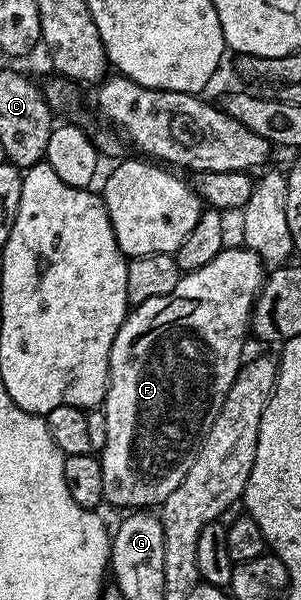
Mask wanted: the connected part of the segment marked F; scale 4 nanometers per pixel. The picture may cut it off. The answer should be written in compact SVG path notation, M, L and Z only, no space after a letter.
M223 248L216 256L216 260L208 260L208 264L204 264L204 268L196 268L183 273L176 288L172 288L172 292L168 292L168 296L152 296L152 300L144 300L144 304L133 307L127 313L120 332L116 332L116 340L112 340L110 379L106 385L104 403L108 420L108 440L104 440L104 448L100 451L102 471L104 472L104 499L107 503L111 502L114 506L130 506L126 508L161 507L162 501L168 496L172 496L172 492L176 492L180 480L184 480L184 476L188 476L188 468L192 468L198 450L202 447L203 440L206 439L207 432L210 431L216 416L222 410L224 396L228 396L228 388L232 388L238 370L244 361L242 349L246 346L246 338L248 339L250 313L255 299L258 298L258 290L264 281L264 263L257 254L245 248L230 249Z

